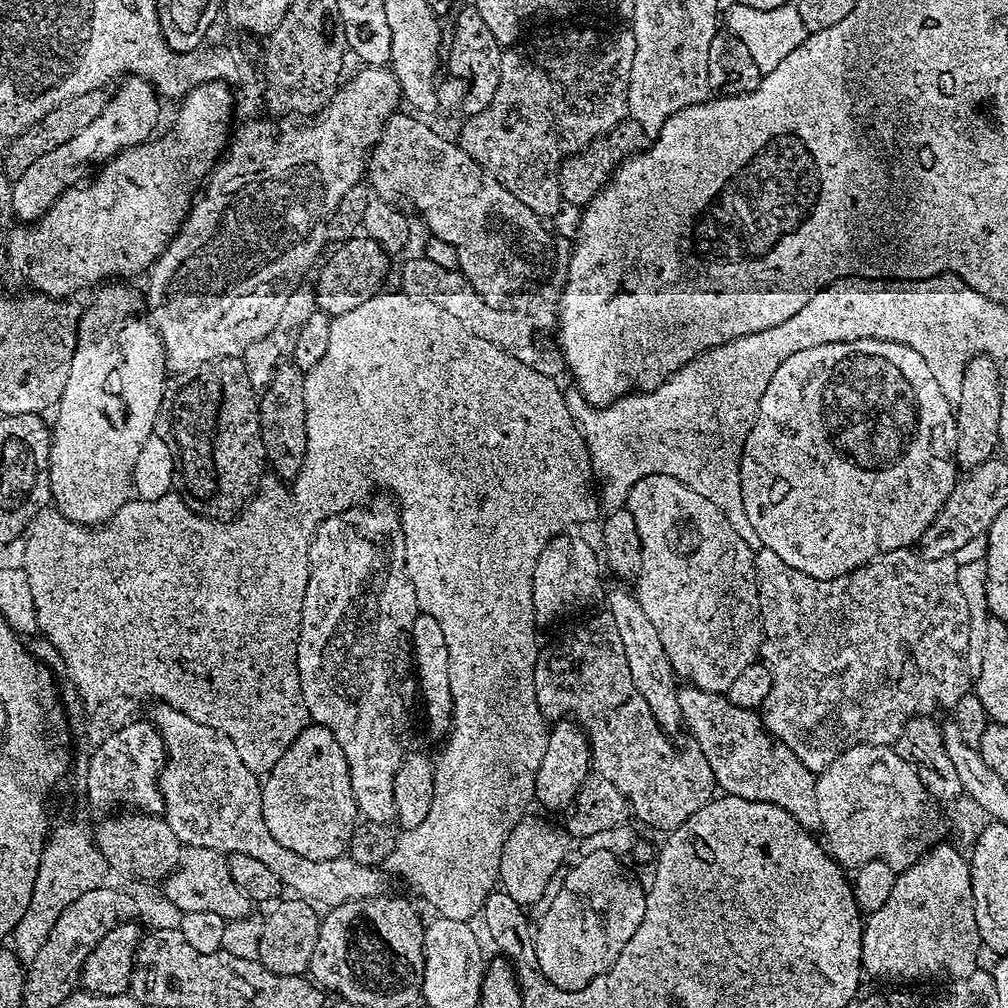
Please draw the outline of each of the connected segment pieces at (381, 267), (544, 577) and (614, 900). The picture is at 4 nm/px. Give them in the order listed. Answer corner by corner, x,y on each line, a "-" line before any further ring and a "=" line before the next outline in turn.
357,234
350,240
335,245
332,253
319,265
320,277
314,280
316,307
327,316
341,316
346,310
358,310
362,302
370,302
385,287
384,279
388,276
389,253
383,246
368,236
=
557,534
538,554
538,563
534,565
534,614
537,625
544,626
551,620
560,620
563,616
568,616
571,612
580,612
596,596
596,591
600,588
600,568
602,572
602,560
597,549
587,544
580,536
573,534
=
598,850
585,851
584,857
568,868
562,890
555,895
551,909
541,918
534,928
534,939
537,950
535,967
541,976
545,976
551,984
562,990
582,990
582,986
590,986
594,978
598,978
622,954
622,946
630,942
634,930
642,926
642,914
646,914
646,898
648,893
645,885
628,877
626,869
620,865
621,857
614,852

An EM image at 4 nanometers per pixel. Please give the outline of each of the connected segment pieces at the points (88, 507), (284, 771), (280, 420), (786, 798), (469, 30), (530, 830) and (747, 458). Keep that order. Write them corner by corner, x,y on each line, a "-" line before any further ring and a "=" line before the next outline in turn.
108,282
103,286
97,287
91,293
92,301
89,302
80,314
80,325
76,331
76,349
74,358
70,362
70,374
64,383
62,398
54,409
56,421
51,421
52,445
50,446
50,490
52,491
52,504
60,511
61,517
75,524
85,526
99,526
108,521
115,512
121,511
127,500
133,495
132,475
134,474
134,461
138,459
138,454
145,444
146,438
154,434
156,426
156,415
158,406
162,402
164,393
164,381
168,372
168,363
164,357
164,347
158,338
155,326
148,319
146,312
146,300
132,288
127,288
124,282
=
309,723
308,727
302,729
298,738
294,738
294,742
286,750
286,754
282,754
282,758
278,758
274,766
267,769
260,793
262,794
262,818
266,818
266,827
270,830
270,834
274,834
274,842
282,842
286,850
294,850
294,854
302,854
302,858
314,858
315,860
329,860
347,853
352,831
356,829
358,823
358,813
354,802
354,790
350,786
350,770
346,762
346,754
342,754
342,746
338,746
338,738
334,738
330,730
326,730
321,724
314,723
=
285,362
274,370
267,388
259,393
260,433
264,443
267,463
277,472
279,479
291,482
302,468
306,458
306,373
291,362
=
681,687
678,691
678,708
683,727
692,735
691,743
702,750
706,762
710,762
710,770
714,770
717,789
721,793
738,798
746,798
754,802
770,802
774,806
782,806
790,818
794,818
801,826
809,830
820,827
818,818
818,794
816,793
817,773
806,770
802,762
798,762
794,752
782,742
778,742
764,728
759,711
734,706
727,695
718,692
704,692
701,688
=
465,6
458,12
455,13
456,25
452,28
452,49
446,52
446,68
452,71
454,79
464,83
460,108
463,115
469,117
486,110
486,106
490,106
490,98
494,98
494,90
498,90
502,46
494,34
490,34
490,26
482,22
482,14
478,14
476,8
=
532,814
517,821
514,830
503,844
500,859
500,879
502,890
520,905
529,906
542,896
554,872
564,863
570,838
567,831
=
885,340
830,342
826,346
810,346
810,350
798,350
798,354
786,358
786,362
778,366
774,378
770,378
766,394
762,394
758,418
754,418
754,426
746,438
746,446
740,459
742,506
746,510
746,518
750,518
750,526
754,526
754,534
758,534
760,546
774,550
774,554
778,554
778,558
782,558
786,566
794,566
794,570
802,570
802,574
810,574
810,578
819,580
838,578
852,572
884,552
912,548
926,526
934,522
946,498
950,498
957,479
954,405
946,398
946,394
942,394
930,366
926,366
926,361
922,359
922,354
918,354
918,350
902,346
902,342

